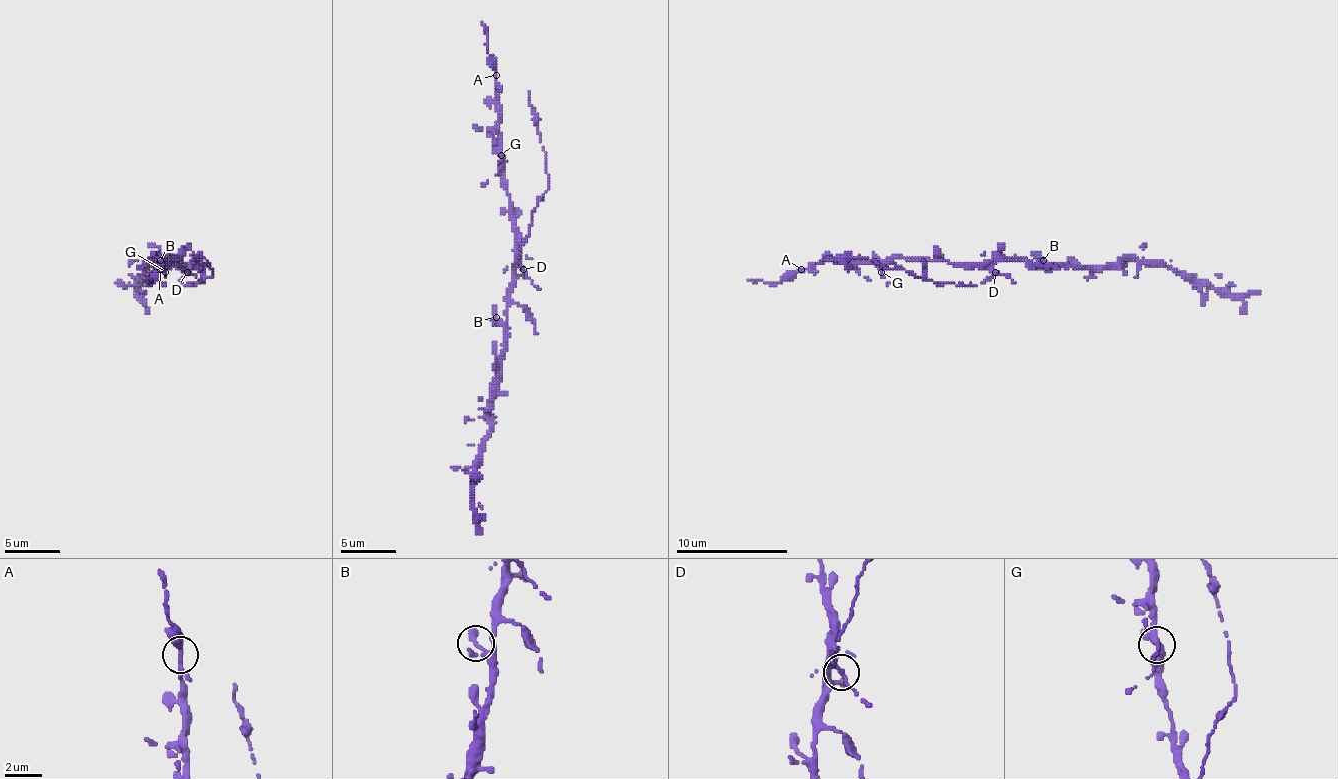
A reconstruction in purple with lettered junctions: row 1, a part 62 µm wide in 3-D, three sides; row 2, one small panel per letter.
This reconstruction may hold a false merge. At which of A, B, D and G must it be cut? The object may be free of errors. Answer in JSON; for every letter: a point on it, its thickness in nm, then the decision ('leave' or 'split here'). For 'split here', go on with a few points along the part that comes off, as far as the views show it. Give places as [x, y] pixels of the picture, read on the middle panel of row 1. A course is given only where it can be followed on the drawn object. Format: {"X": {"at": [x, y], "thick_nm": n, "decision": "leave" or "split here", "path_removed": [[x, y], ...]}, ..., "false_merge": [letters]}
{"A": {"at": [496, 75], "thick_nm": 260, "decision": "leave"}, "B": {"at": [496, 317], "thick_nm": 220, "decision": "leave"}, "D": {"at": [523, 269], "thick_nm": 200, "decision": "split here", "path_removed": [[523, 269], [518, 264], [521, 244], [529, 233], [532, 211], [549, 189], [546, 158], [529, 91]]}, "G": {"at": [501, 155], "thick_nm": 240, "decision": "leave"}, "false_merge": ["D"]}

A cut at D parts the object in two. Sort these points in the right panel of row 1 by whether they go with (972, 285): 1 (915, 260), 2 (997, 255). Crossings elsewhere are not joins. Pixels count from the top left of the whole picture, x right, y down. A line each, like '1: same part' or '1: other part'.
1: other part
2: other part

